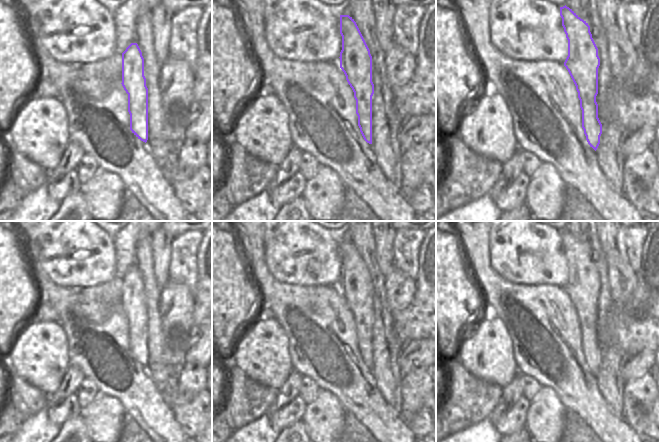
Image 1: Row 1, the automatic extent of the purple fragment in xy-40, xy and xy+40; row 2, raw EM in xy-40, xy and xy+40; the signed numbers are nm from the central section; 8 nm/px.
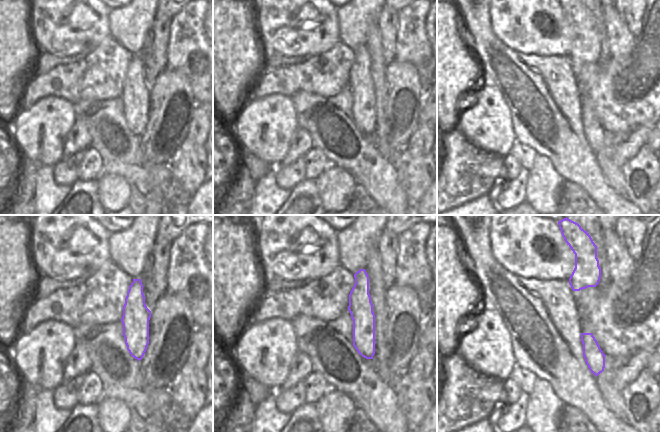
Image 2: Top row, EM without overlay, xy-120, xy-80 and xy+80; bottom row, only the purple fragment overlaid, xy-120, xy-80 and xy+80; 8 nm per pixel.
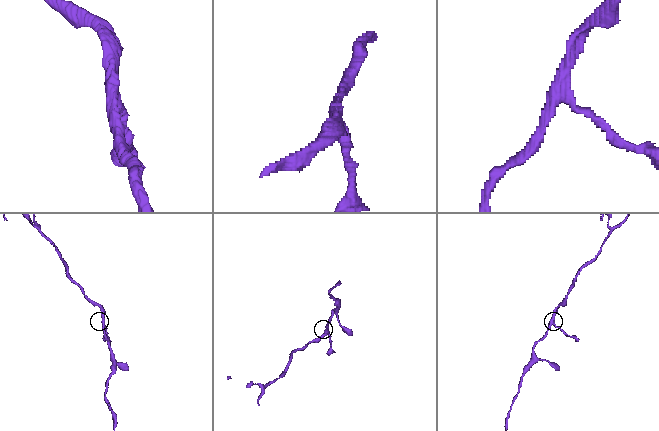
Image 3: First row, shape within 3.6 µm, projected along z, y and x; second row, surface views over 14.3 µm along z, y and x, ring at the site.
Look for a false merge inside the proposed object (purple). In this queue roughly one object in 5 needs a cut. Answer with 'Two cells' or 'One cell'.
One cell

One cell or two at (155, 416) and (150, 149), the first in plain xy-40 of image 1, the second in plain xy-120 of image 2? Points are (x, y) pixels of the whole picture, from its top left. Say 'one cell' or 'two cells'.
two cells

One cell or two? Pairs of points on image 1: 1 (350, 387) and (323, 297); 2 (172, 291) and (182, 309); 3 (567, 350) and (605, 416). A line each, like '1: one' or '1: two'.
1: one
2: one
3: one

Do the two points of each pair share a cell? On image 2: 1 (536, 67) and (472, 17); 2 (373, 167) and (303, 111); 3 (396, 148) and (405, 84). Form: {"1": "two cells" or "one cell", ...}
{"1": "one cell", "2": "one cell", "3": "one cell"}

